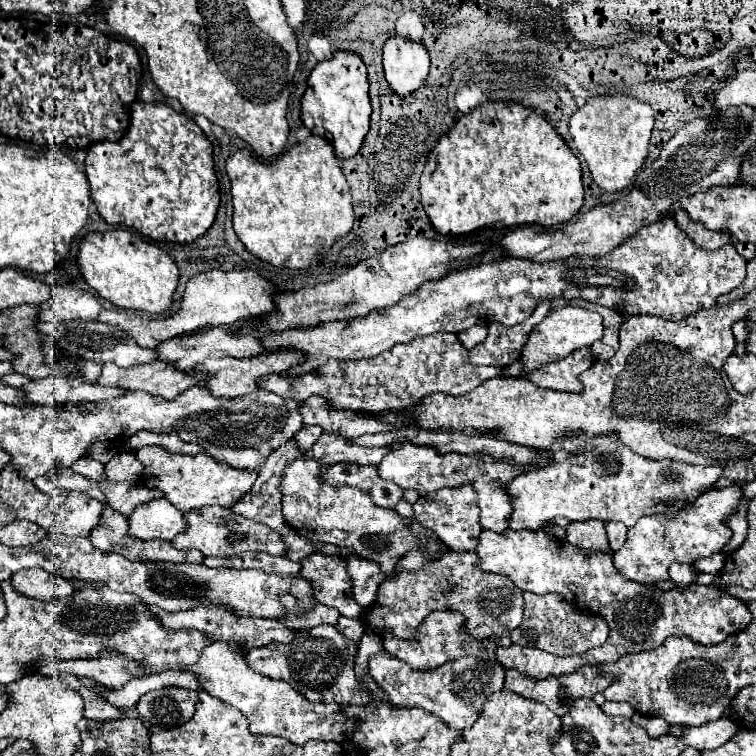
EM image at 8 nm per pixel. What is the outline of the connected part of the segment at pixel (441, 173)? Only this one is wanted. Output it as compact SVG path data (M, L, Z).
M488 100L464 114L456 120L448 134L440 136L438 144L428 154L420 176L420 194L432 226L444 236L468 234L476 228L496 224L556 226L570 220L580 210L584 200L580 160L566 146L564 138L546 122L544 116L538 116L532 108L518 102L496 100Z

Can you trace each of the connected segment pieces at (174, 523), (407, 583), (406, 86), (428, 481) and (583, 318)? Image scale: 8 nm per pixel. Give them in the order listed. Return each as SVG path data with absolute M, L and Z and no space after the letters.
M164 498L142 504L130 516L130 534L140 540L172 540L176 534L186 530L188 524L184 514Z
M448 550L420 572L402 572L392 580L384 580L378 588L376 602L368 606L360 618L364 618L368 632L380 634L380 630L392 628L400 638L414 638L420 620L444 608L462 612L468 632L476 638L492 638L500 636L500 630L514 630L522 622L522 590L516 588L508 576L476 568L476 554Z
M392 36L382 48L382 64L390 88L400 96L408 96L428 76L430 58L422 42Z
M396 442L388 446L388 454L382 458L378 464L380 478L390 480L398 484L400 488L412 488L420 496L426 496L430 492L438 492L442 488L452 488L460 484L472 484L476 488L478 495L478 506L480 508L480 526L484 530L492 532L504 532L508 530L508 522L512 516L512 498L506 492L506 486L520 474L528 472L532 466L530 464L516 464L506 462L506 460L496 460L490 454L474 454L474 456L464 456L456 452L448 454L438 454L430 446L416 446L410 442Z
M564 306L558 310L550 310L548 316L536 328L532 328L528 342L524 344L522 358L520 358L524 364L524 374L556 358L568 356L576 348L592 346L596 340L600 340L600 336L602 336L602 316L600 314L586 310L586 308L578 308L578 306Z

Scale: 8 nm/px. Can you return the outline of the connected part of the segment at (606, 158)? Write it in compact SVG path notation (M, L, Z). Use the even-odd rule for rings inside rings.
M590 96L570 118L570 134L578 152L588 162L594 182L604 192L626 188L634 174L642 168L648 156L650 132L654 126L654 112L648 104L632 96Z

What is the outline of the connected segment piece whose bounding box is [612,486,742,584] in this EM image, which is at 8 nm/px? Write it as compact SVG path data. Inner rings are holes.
M730 486L722 490L710 490L702 494L694 504L678 510L678 512L666 512L666 514L654 514L654 516L642 516L636 526L628 530L628 538L624 546L612 554L612 562L616 570L634 582L654 584L658 580L668 580L668 568L674 562L694 564L696 558L712 556L716 552L722 552L724 544L730 540L730 528L724 524L724 520L732 514L736 504L740 504L740 492L742 488Z

